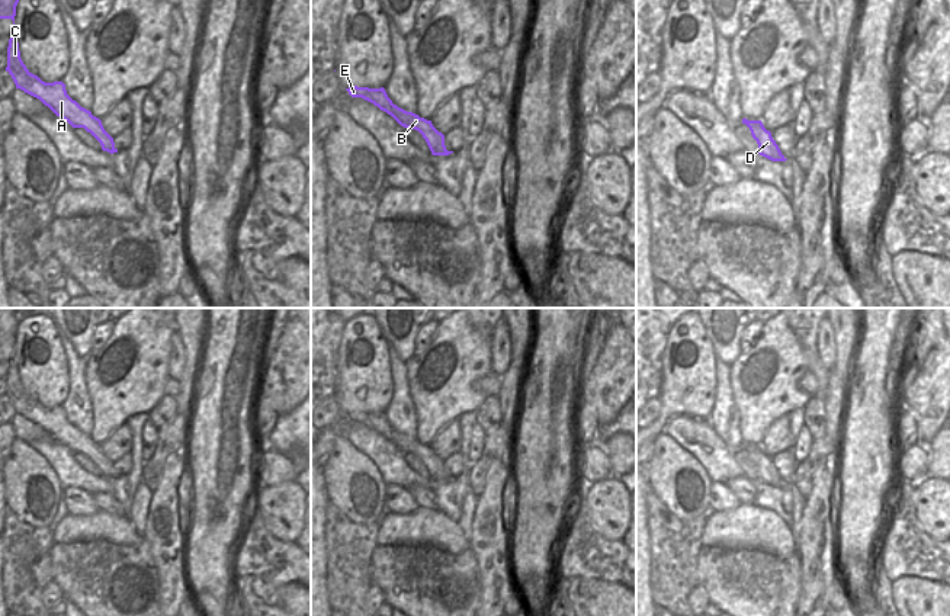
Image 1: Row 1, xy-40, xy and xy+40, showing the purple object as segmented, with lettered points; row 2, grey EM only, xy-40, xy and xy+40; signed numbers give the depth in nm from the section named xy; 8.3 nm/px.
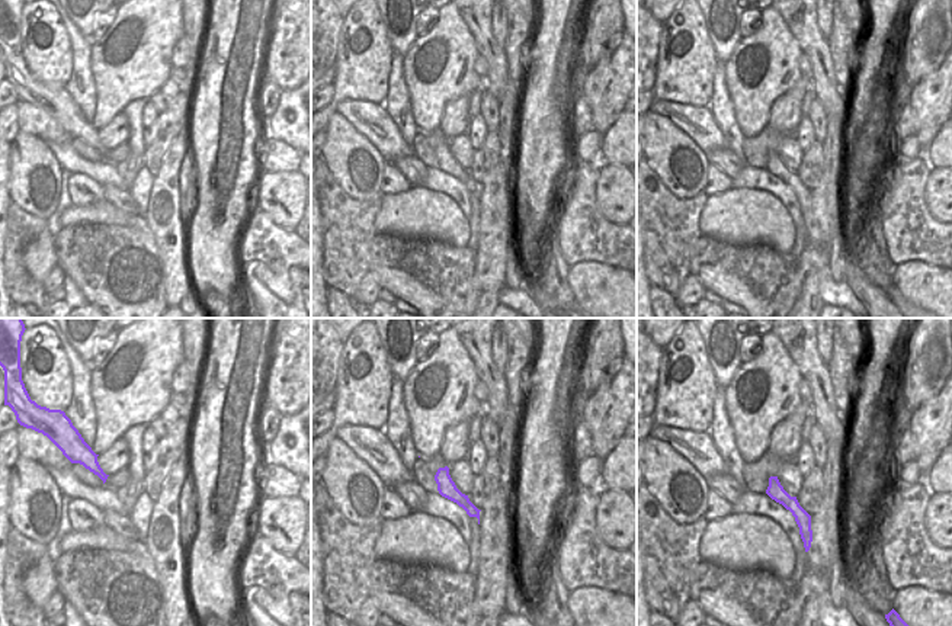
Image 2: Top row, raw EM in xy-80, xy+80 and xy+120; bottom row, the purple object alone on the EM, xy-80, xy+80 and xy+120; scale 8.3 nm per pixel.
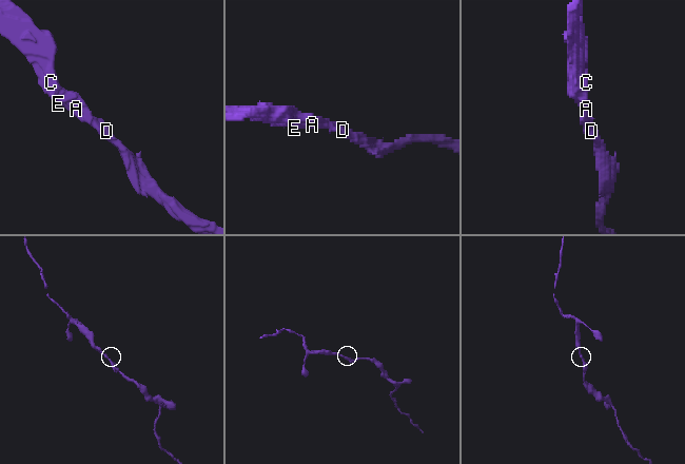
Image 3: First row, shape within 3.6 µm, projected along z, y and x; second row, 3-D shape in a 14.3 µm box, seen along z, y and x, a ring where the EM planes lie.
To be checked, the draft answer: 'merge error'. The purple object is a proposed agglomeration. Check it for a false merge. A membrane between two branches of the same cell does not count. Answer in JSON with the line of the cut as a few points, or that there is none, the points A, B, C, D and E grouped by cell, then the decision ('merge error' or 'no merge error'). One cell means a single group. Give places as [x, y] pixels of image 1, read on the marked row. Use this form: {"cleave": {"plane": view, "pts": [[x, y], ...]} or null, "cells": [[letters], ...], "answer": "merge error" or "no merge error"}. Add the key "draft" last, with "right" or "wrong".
{"cleave": null, "cells": [["A", "B", "C", "D", "E"]], "answer": "no merge error", "draft": "wrong"}

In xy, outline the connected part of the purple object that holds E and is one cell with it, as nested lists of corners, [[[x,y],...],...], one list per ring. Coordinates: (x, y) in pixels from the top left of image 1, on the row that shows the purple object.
[[[353,86],[346,90],[352,97],[362,97],[373,103],[381,110],[391,115],[401,126],[418,131],[426,139],[433,155],[449,155],[453,153],[446,150],[444,135],[433,126],[431,121],[420,118],[418,115],[394,105],[383,87],[369,89]]]

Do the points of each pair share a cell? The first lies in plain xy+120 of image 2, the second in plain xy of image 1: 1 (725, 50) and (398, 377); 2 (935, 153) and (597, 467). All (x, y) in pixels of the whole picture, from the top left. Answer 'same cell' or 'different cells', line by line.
1: different cells
2: different cells

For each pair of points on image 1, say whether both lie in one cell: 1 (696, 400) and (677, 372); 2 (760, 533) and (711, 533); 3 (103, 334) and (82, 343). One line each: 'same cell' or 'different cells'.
1: same cell
2: same cell
3: different cells

